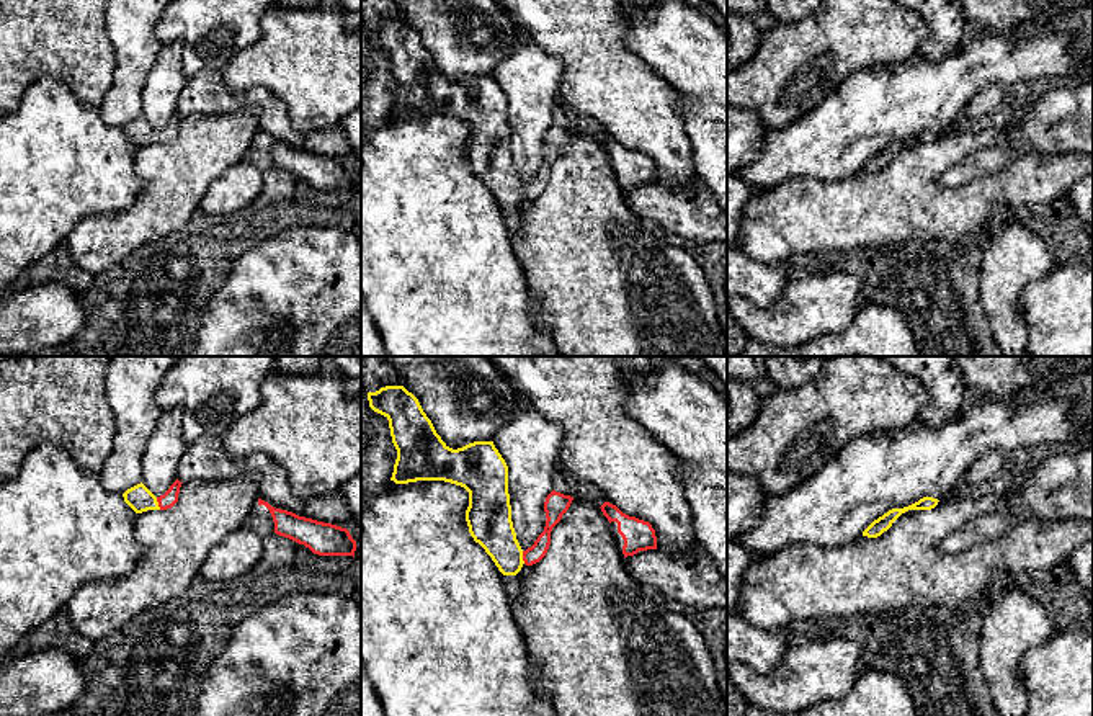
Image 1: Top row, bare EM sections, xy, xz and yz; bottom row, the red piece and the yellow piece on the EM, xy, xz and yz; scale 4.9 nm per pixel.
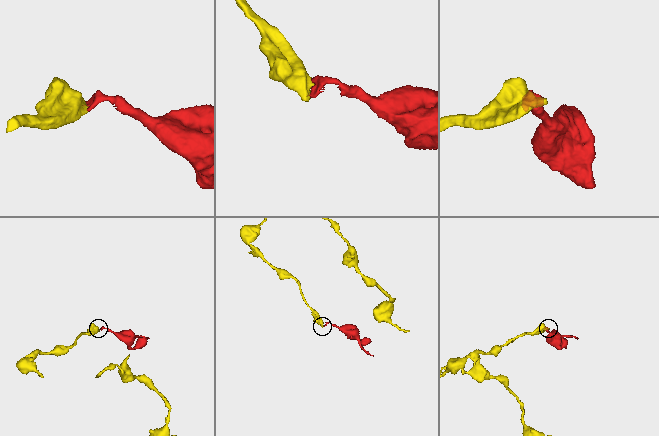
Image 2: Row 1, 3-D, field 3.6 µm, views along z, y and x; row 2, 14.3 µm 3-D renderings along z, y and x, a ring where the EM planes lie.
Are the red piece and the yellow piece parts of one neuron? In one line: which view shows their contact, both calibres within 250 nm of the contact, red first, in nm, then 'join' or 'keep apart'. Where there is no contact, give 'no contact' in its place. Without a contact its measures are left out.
contact in xy; calibres 80 and 120 nm; join

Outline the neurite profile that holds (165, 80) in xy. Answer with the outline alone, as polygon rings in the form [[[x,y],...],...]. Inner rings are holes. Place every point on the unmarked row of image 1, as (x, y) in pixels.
[[[180,41],[163,46],[144,83],[142,118],[155,131],[163,129],[176,114],[178,98],[186,83],[181,51]]]

